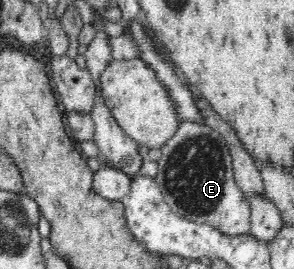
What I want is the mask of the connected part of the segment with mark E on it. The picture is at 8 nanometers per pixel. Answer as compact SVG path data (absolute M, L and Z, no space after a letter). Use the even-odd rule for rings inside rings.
M191 120L180 122L176 134L159 151L156 160L158 170L154 176L155 181L172 212L198 224L210 224L214 228L219 228L228 236L234 236L234 234L240 234L240 232L249 232L250 201L235 181L233 158L230 152L226 150L226 142L222 140L222 136L216 132L216 129L206 123L200 124Z

